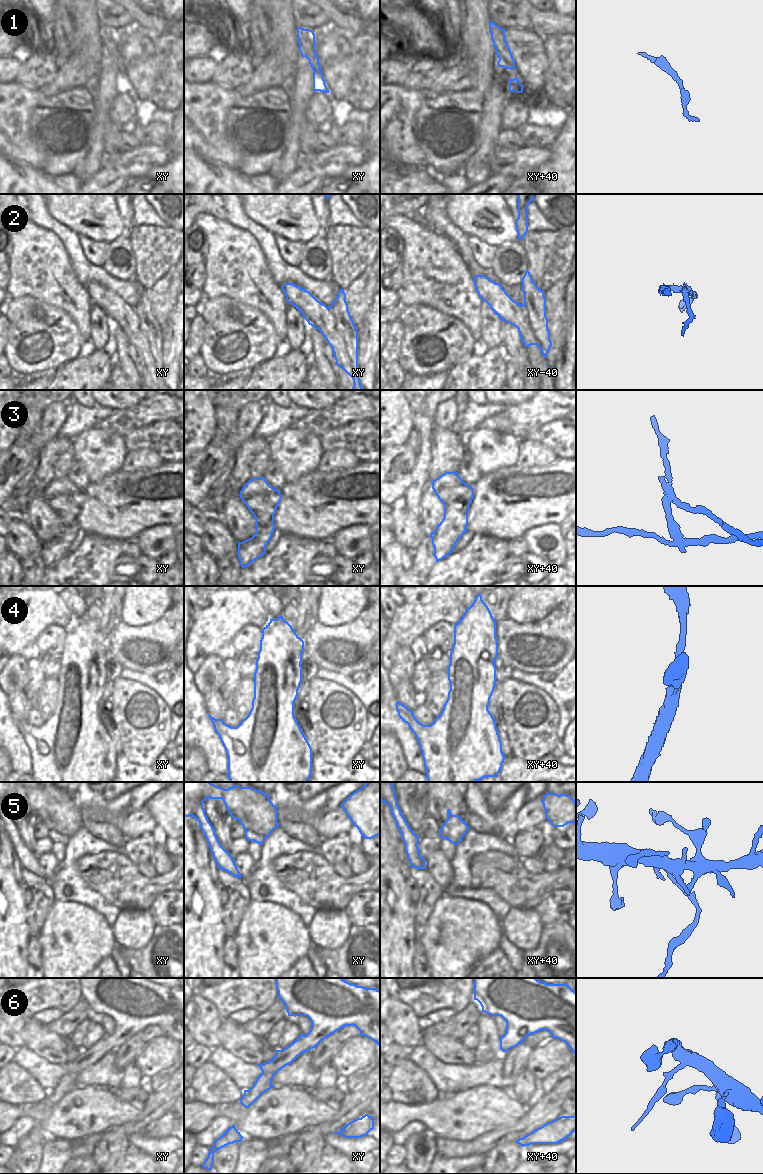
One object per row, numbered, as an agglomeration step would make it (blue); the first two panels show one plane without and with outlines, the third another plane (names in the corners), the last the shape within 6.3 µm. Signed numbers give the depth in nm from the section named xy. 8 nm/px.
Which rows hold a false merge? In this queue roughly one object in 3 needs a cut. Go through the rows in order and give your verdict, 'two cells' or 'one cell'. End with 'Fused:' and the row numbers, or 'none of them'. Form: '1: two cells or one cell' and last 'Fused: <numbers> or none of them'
1: one cell
2: two cells
3: two cells
4: one cell
5: two cells
6: two cells
Fused: 2, 3, 5, 6

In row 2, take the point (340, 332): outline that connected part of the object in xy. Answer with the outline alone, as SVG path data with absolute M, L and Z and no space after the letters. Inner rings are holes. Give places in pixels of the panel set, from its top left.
M344 289L339 290L329 308L331 309L331 314L326 318L325 327L319 329L319 331L332 347L336 364L353 379L354 390L363 390L358 376L358 331L348 310Z

